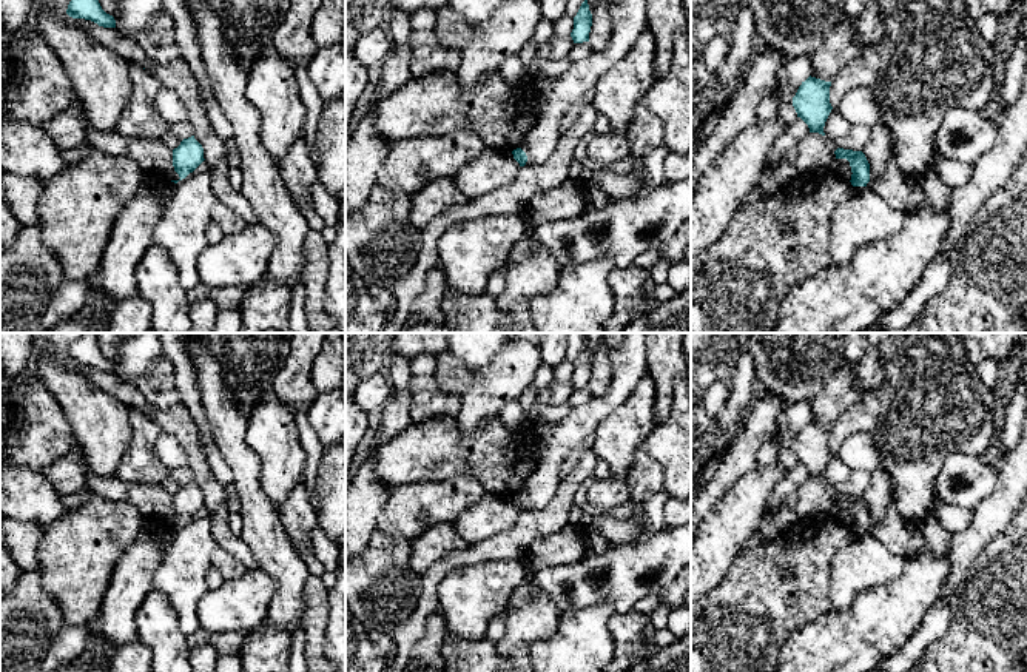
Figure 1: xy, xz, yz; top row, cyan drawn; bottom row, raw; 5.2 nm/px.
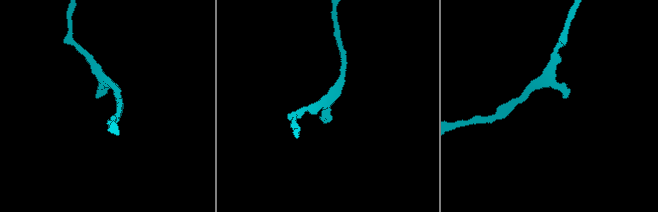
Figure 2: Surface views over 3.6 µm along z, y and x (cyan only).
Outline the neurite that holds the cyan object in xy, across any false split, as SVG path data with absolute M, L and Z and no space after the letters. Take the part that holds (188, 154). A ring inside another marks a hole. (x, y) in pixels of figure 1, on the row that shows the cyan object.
M194 136L184 139L180 145L173 150L173 166L180 177L179 180L193 173L204 160L204 148Z

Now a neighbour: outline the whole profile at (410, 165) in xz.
M469 129L406 139L389 145L376 185L389 193L412 197L439 177L455 177L484 150L480 136Z

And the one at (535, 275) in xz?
M534 236L530 254L507 268L506 287L495 299L501 310L509 310L517 304L527 304L538 294L555 288L558 267L551 253Z

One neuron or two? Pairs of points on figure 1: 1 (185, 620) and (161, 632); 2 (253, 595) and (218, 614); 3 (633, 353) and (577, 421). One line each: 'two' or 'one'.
1: two
2: one
3: one

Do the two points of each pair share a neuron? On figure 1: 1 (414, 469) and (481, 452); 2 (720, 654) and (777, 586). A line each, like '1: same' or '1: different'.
1: same
2: same

